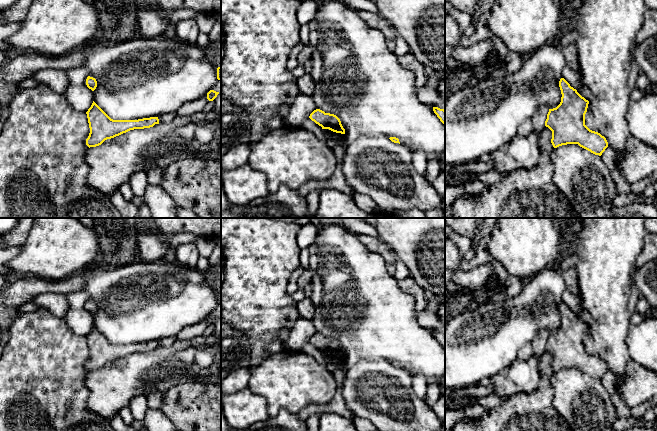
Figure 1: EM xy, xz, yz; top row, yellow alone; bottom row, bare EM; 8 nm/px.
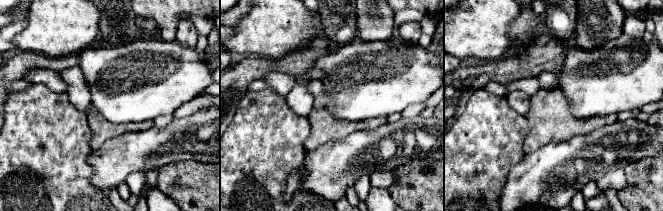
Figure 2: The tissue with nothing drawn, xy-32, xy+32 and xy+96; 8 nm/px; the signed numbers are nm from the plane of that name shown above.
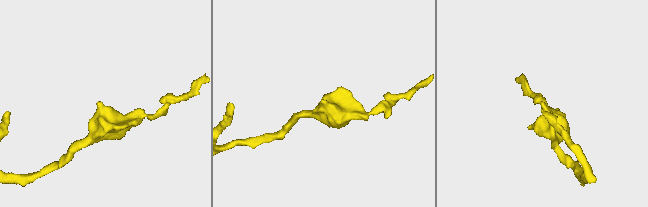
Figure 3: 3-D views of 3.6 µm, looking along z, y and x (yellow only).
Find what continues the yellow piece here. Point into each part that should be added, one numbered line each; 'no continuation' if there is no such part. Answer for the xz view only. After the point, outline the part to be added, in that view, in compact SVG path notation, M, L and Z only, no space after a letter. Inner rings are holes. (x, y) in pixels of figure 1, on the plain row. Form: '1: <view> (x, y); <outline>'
no continuation

